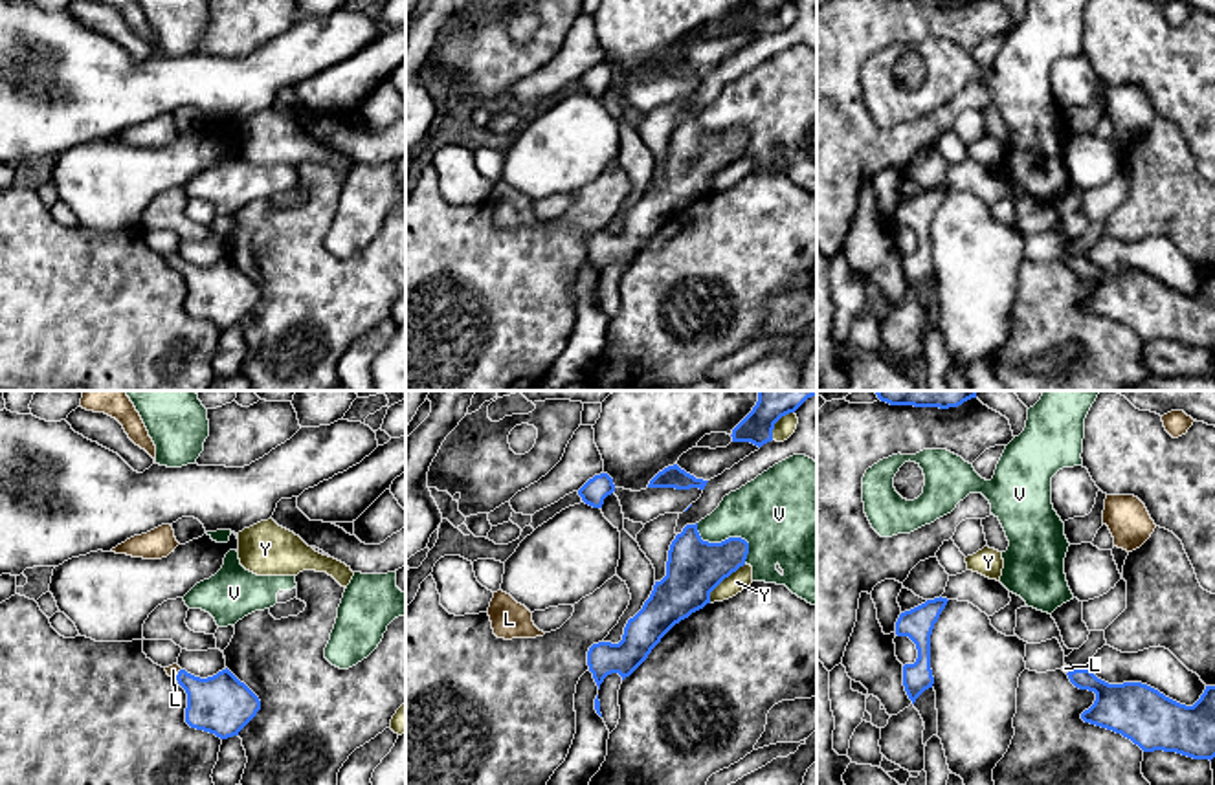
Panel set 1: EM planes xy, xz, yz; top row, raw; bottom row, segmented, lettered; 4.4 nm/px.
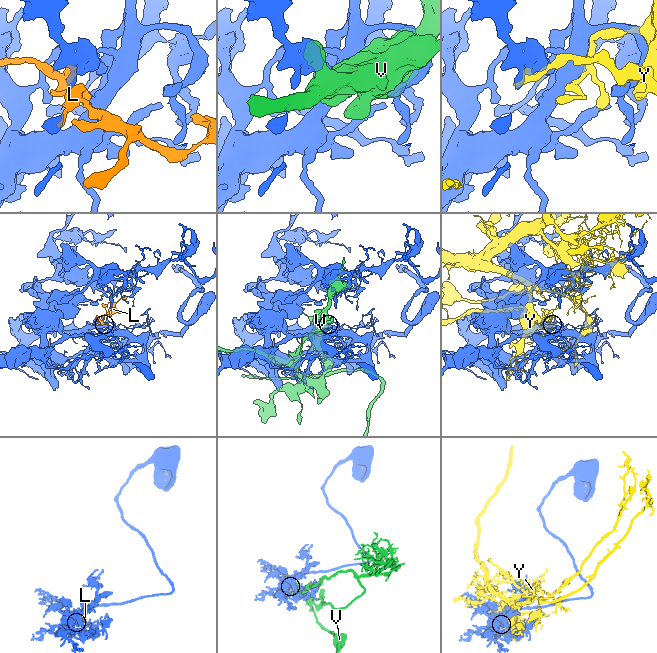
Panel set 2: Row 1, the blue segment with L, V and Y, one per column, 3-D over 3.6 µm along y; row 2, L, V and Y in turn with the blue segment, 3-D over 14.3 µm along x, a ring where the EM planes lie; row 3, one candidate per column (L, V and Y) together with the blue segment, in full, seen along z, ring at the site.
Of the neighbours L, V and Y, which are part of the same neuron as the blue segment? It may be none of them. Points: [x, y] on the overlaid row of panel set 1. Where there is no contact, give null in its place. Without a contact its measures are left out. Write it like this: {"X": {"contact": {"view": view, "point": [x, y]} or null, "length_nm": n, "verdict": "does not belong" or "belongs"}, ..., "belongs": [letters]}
{"L": {"contact": {"view": "xy", "point": [178, 674]}, "length_nm": 60, "verdict": "belongs"}, "V": {"contact": {"view": "xz", "point": [727, 540]}, "length_nm": 280, "verdict": "does not belong"}, "Y": {"contact": {"view": "xz", "point": [724, 578]}, "length_nm": 240, "verdict": "does not belong"}, "belongs": ["L"]}

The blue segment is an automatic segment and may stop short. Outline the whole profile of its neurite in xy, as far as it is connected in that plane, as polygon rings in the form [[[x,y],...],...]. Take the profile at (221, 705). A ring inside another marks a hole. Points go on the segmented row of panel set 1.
[[[178,664],[165,671],[187,693],[185,723],[191,728],[228,739],[239,735],[261,710],[259,697],[228,668],[207,679],[195,677]]]

